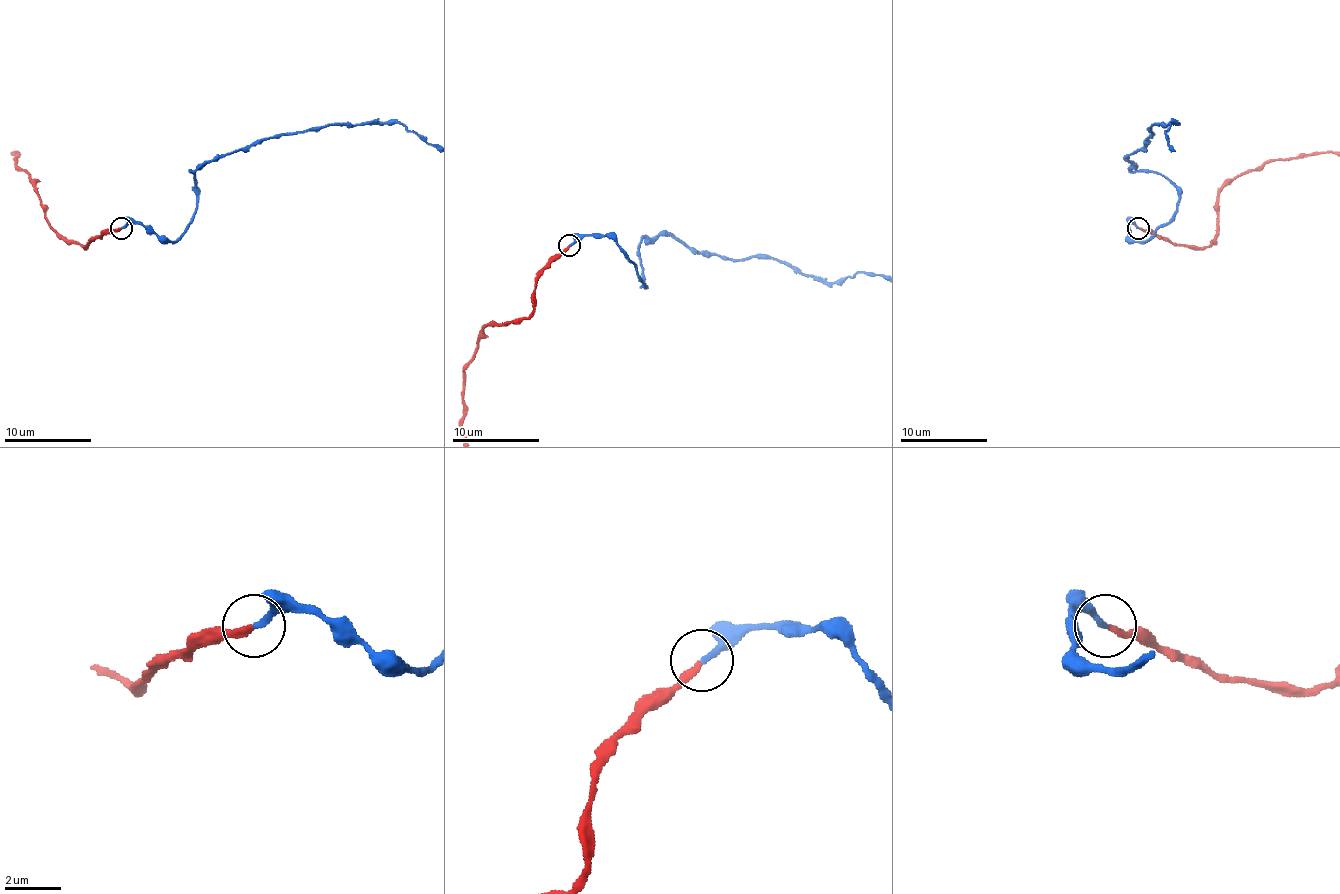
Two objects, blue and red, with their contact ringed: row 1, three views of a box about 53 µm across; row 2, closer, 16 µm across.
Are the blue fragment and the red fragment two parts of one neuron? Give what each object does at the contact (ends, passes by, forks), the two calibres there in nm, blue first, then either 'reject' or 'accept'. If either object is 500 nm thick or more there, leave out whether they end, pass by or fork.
blue ends; red ends; calibres 220 and 240 nm; accept

